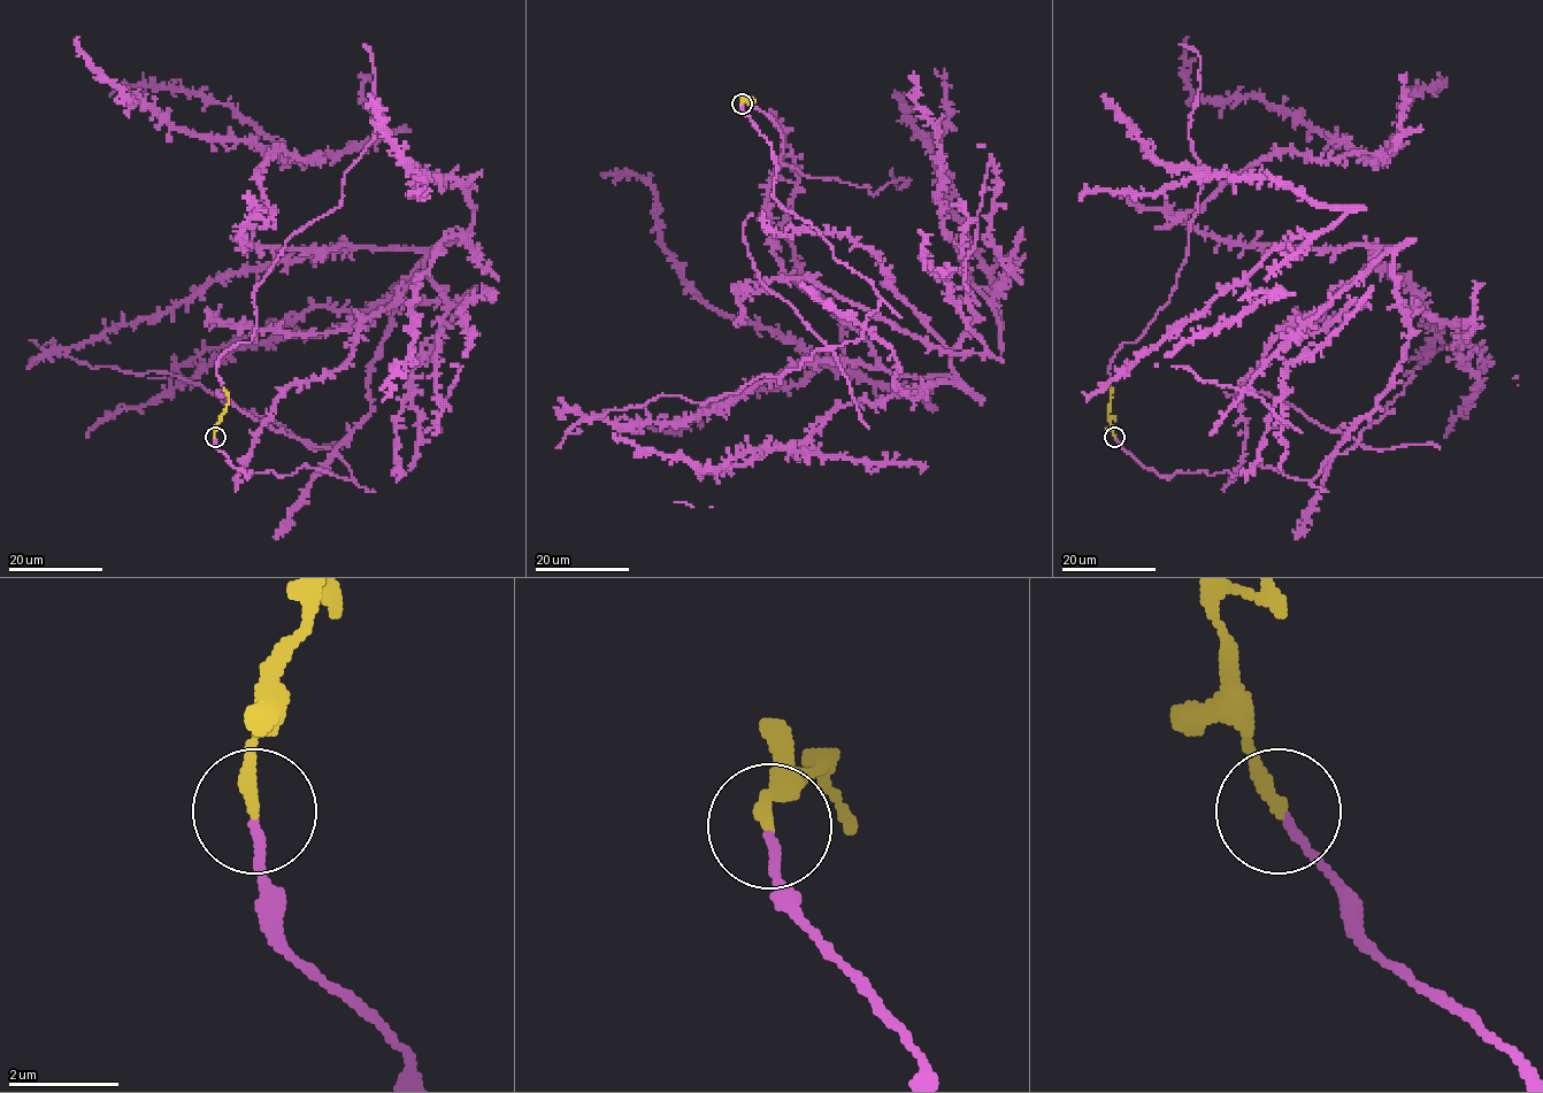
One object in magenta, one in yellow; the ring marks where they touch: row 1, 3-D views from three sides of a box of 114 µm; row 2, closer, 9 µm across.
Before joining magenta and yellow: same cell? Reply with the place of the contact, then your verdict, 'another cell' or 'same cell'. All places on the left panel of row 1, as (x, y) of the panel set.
at (215, 437); same cell

